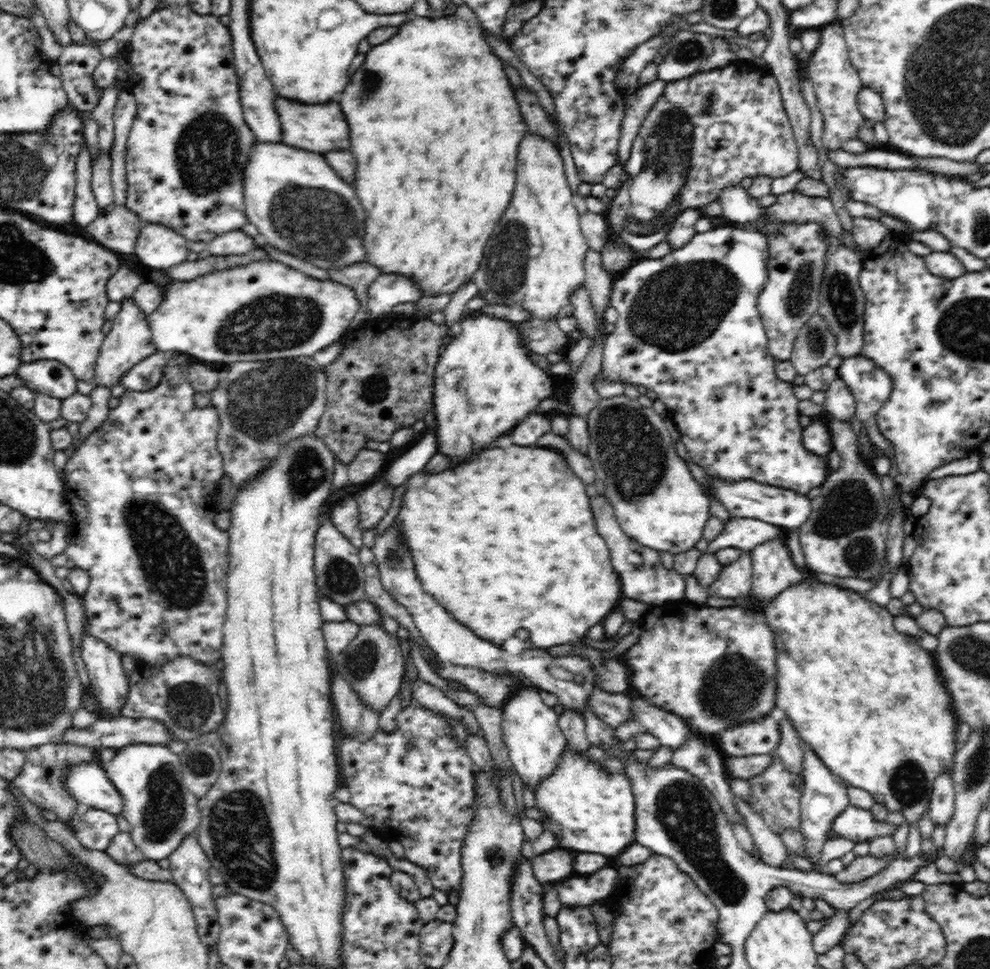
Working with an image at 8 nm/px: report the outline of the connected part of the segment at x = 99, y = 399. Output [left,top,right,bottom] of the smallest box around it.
[66,385,111,455]

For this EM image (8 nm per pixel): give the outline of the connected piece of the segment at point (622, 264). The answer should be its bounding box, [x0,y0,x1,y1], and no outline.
[600,233,646,274]

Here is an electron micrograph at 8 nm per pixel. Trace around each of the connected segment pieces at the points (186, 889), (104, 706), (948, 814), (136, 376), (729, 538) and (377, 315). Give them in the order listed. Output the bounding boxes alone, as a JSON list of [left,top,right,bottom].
[[168,833,220,949],[81,628,129,719],[929,771,955,826],[120,351,168,392],[706,518,784,555],[368,272,423,321]]

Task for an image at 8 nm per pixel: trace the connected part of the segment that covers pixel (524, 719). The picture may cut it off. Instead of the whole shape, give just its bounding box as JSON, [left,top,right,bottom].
[501,685,567,792]

